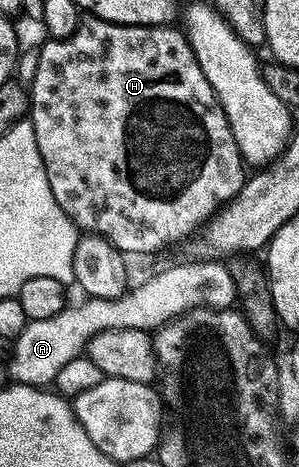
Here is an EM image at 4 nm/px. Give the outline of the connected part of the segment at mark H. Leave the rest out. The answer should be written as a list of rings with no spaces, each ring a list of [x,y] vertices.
[[[86,17],[79,22],[76,33],[63,39],[47,38],[45,42],[38,51],[34,76],[28,86],[28,118],[36,133],[36,149],[40,149],[40,161],[44,161],[44,173],[48,173],[48,185],[52,185],[52,197],[56,197],[56,205],[64,209],[75,227],[86,233],[97,232],[123,253],[131,251],[134,255],[150,255],[181,235],[190,235],[194,230],[195,234],[218,208],[230,202],[242,188],[244,160],[238,152],[236,137],[232,137],[228,117],[224,117],[224,109],[218,104],[212,85],[204,77],[189,41],[177,26],[127,27]]]

